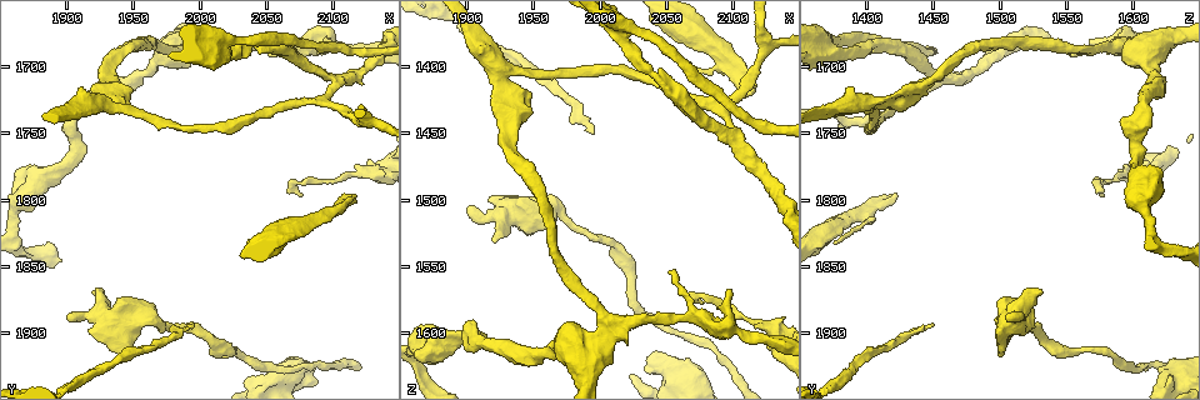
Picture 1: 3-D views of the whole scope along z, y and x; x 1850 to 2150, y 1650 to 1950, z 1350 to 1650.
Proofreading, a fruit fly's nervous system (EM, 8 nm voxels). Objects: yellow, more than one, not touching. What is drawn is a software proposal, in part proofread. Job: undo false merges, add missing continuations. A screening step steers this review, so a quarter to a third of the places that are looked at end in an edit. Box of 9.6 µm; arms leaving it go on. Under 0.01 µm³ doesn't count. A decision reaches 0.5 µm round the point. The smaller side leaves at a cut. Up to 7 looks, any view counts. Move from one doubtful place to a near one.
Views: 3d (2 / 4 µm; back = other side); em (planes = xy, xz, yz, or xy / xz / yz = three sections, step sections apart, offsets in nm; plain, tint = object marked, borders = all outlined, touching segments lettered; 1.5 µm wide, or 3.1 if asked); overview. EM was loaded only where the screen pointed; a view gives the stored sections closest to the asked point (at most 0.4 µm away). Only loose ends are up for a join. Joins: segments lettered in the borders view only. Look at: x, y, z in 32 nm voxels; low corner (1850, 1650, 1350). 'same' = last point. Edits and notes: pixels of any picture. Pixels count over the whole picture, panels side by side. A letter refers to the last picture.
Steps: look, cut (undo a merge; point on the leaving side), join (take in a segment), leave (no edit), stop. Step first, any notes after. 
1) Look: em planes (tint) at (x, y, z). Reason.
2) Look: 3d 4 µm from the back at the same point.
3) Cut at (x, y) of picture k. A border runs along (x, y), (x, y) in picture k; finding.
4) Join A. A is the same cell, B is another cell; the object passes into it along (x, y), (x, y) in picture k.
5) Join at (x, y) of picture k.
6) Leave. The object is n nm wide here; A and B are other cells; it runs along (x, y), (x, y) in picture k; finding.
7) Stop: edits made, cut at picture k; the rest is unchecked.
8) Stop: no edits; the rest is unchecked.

Look: 3d 2 µm from the back at (2100, 1712, 1448). Two arms in line, one across.

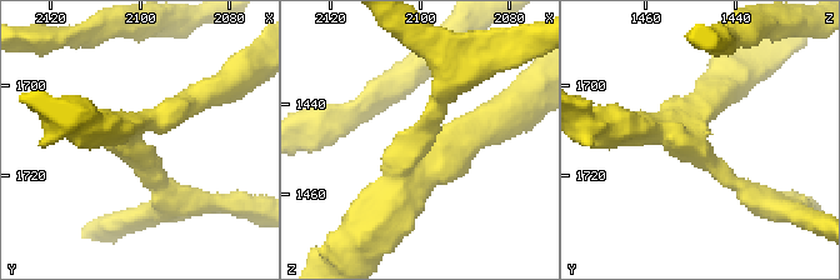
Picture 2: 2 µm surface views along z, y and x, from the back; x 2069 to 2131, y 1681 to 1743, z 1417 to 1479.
Look: em planes (tint) at (2101, 1713, 1448). 3 arms meet here; the arms are 200, 220, 280 nm wide.

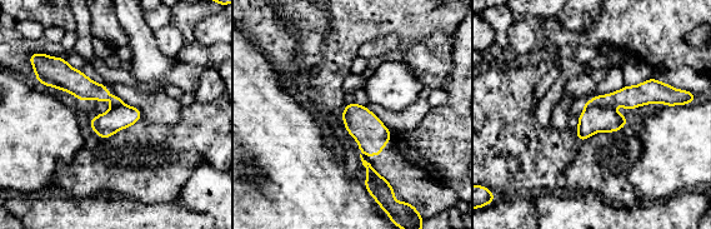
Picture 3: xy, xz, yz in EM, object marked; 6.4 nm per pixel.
Look: em planes (borders) at the same point. See the neighbours.

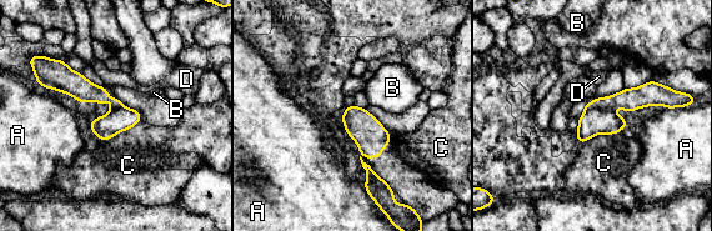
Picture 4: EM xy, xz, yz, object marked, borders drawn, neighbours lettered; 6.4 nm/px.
Cut at (628, 99) of picture 4. The longest contact is with C, 300 nm; A, B, C and D are other cells; the part that leaves runs along (46, 84), (75, 84), (116, 104) in picture 4; two neurons meet here.

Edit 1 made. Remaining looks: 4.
Look: em planes (borders) at (2124, 1780, 1596). Thick turns thin.

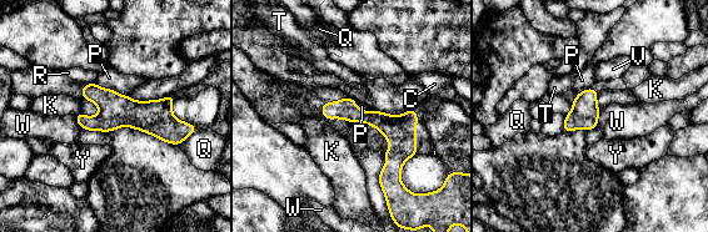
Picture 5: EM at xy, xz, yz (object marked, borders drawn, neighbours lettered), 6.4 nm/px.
Leave. C, K, P, Q, R, T, V, W and Y are other cells; continuous, no second neuron.

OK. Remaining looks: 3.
Look: em planes (borders) at (1920, 1868, 1532). Stops while still wide.

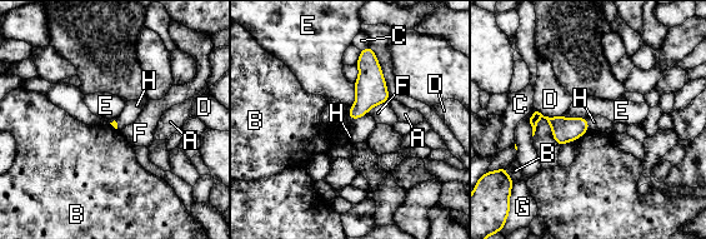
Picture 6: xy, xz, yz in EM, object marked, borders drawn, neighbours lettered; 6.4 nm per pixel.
Leave. A, B, C, D, E, F, G and H are other cells; a border runs along (354, 84), (351, 119) in picture 6; no lettered segment goes on from it.

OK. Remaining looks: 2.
Stop: edits made, cut at picture 4; the rest is unchecked.

